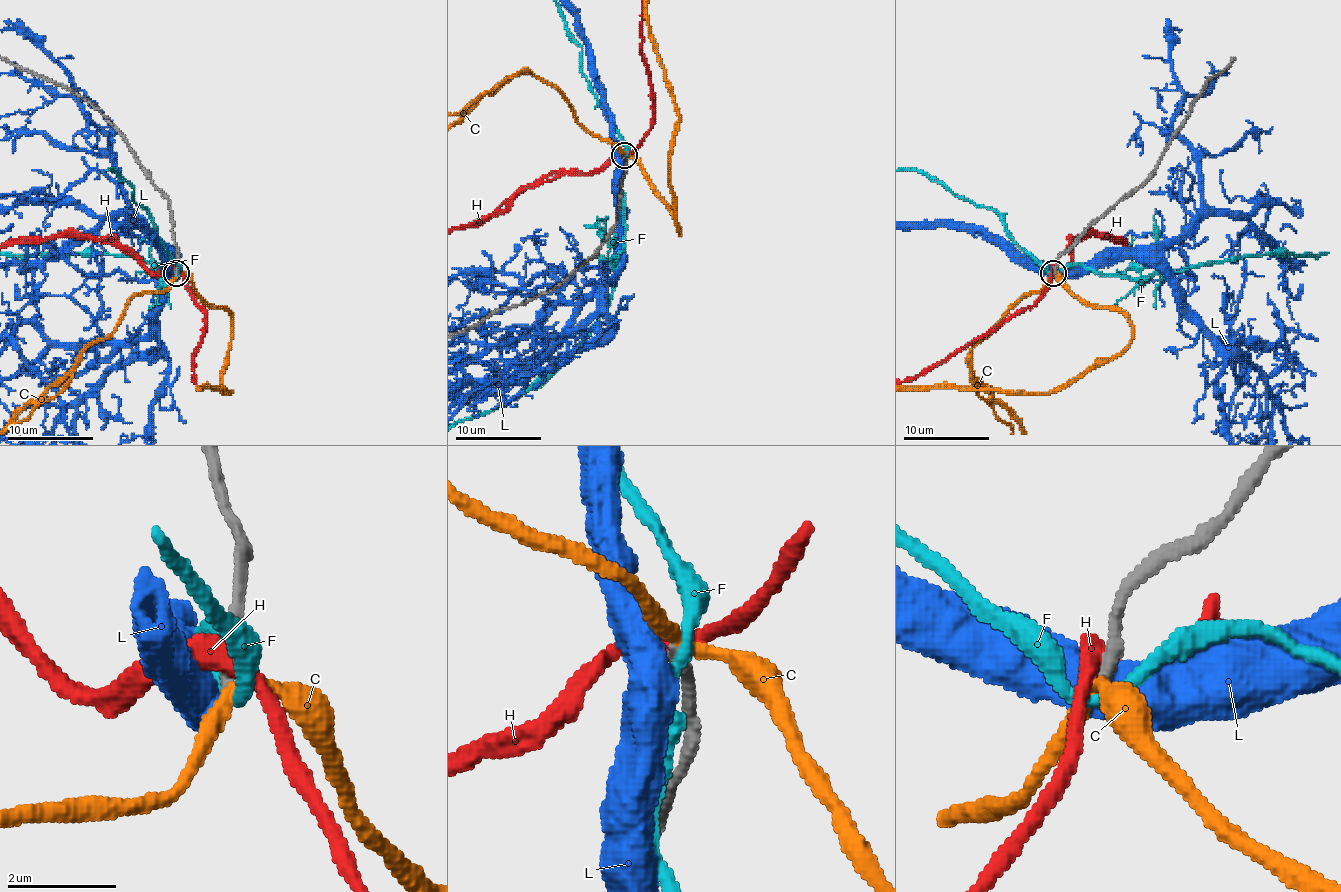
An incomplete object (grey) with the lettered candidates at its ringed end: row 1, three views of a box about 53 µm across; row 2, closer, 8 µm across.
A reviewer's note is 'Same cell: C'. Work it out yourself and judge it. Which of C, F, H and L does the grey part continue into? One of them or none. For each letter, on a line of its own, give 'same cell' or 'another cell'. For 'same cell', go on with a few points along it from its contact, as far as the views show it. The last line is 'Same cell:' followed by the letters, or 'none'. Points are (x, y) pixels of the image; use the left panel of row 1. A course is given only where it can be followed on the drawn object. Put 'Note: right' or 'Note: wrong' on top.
Note: right
C: same cell
F: another cell
H: another cell
L: another cell
Same cell: C

